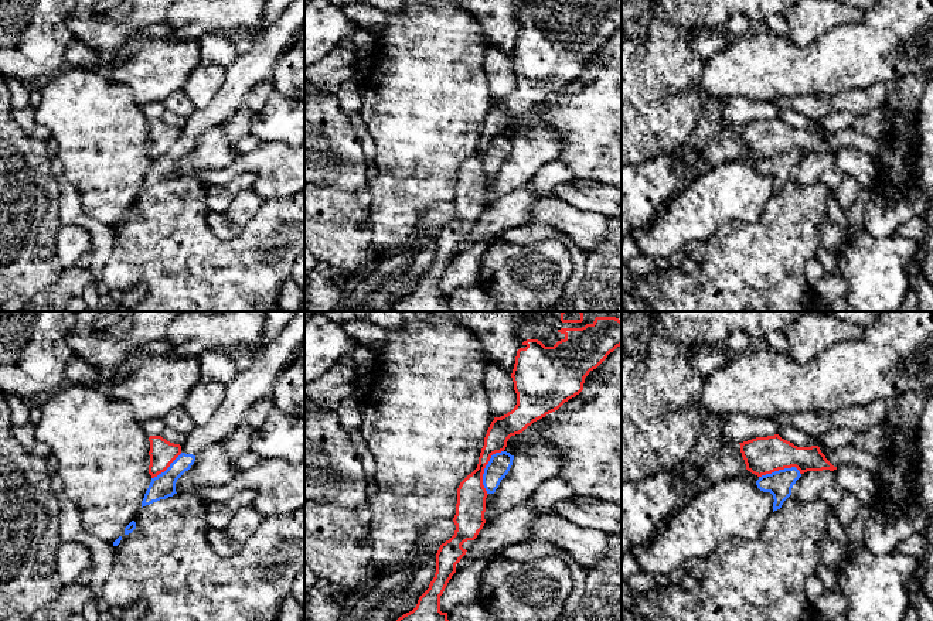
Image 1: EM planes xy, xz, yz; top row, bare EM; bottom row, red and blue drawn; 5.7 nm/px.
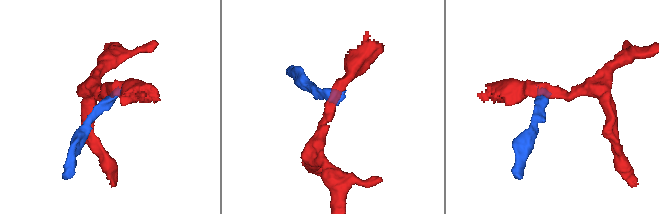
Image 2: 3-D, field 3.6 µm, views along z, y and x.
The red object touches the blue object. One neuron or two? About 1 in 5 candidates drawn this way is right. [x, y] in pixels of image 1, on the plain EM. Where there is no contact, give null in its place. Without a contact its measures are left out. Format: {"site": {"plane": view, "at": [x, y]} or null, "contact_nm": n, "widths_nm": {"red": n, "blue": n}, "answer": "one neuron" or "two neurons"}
{"site": {"plane": "xz", "at": [483, 153]}, "contact_nm": 280, "widths_nm": {"red": 170, "blue": 130}, "answer": "two neurons"}

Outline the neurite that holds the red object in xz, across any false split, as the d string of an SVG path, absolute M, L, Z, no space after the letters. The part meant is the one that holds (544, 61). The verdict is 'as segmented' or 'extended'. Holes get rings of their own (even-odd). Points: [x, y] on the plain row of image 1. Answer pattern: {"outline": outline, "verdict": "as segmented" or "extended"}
{"outline": "M524 0L517 21L524 28L517 34L511 57L517 88L491 105L477 151L457 171L456 214L436 236L435 260L416 290L391 311L449 311L447 296L440 294L440 279L467 235L462 228L474 224L486 207L486 149L493 137L505 133L511 119L583 74L589 55L622 28L622 0Z", "verdict": "extended"}

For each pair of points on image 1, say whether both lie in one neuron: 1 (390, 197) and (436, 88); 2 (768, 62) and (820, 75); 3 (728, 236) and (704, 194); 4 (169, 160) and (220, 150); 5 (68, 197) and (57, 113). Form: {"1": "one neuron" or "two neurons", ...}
{"1": "one neuron", "2": "one neuron", "3": "two neurons", "4": "two neurons", "5": "two neurons"}

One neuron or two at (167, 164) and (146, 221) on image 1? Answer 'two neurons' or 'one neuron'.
two neurons

